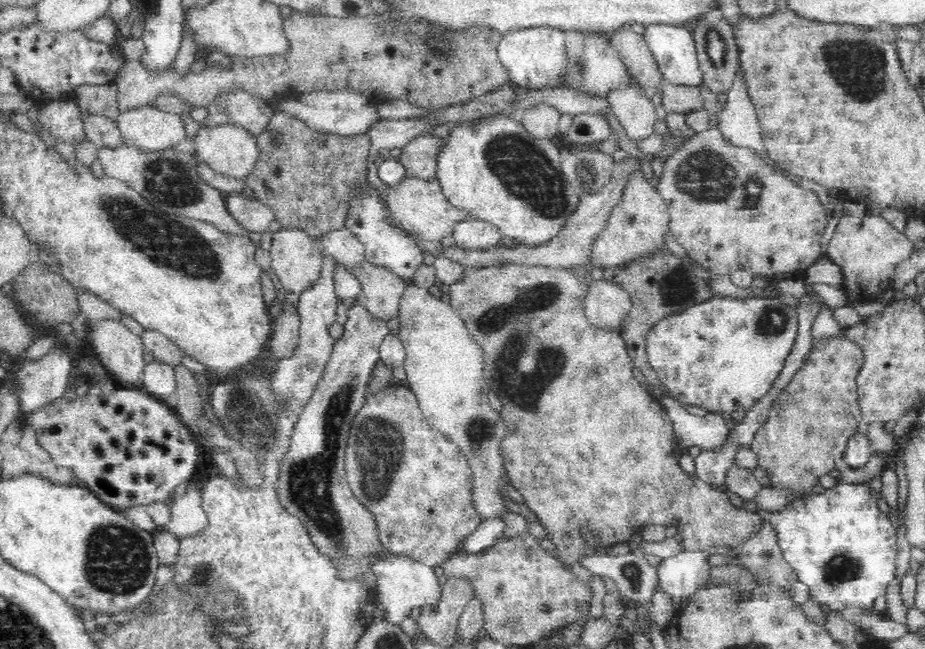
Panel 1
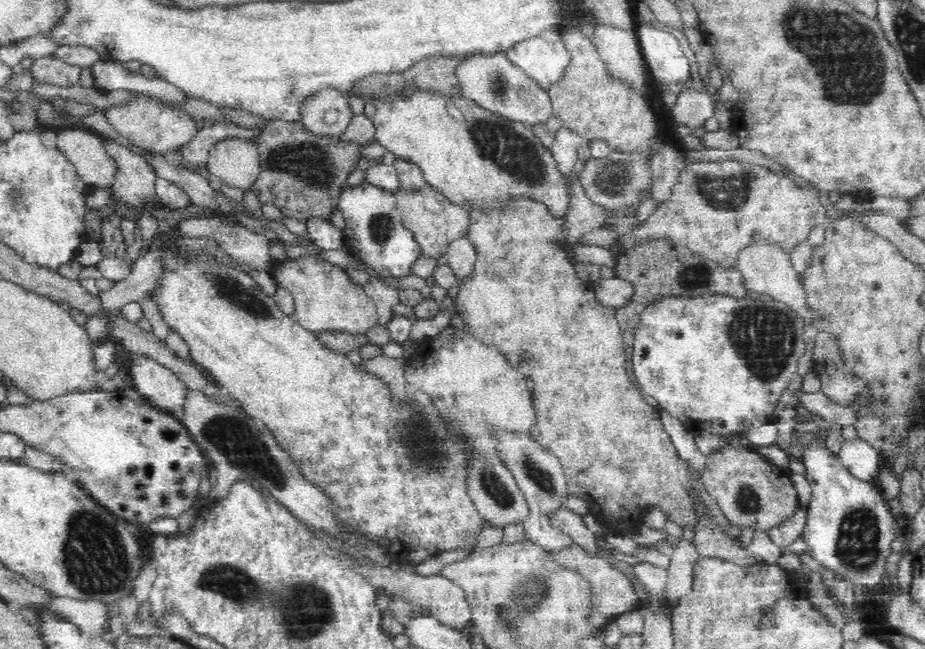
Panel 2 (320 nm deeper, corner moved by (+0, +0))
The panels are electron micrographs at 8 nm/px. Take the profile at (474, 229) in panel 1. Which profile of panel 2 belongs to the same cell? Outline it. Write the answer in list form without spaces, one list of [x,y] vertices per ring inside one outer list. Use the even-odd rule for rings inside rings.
[[[467,237],[458,238],[449,244],[446,264],[452,269],[456,284],[447,290],[447,296],[455,299],[460,292],[465,279],[473,273],[473,267],[476,264],[478,251]]]

